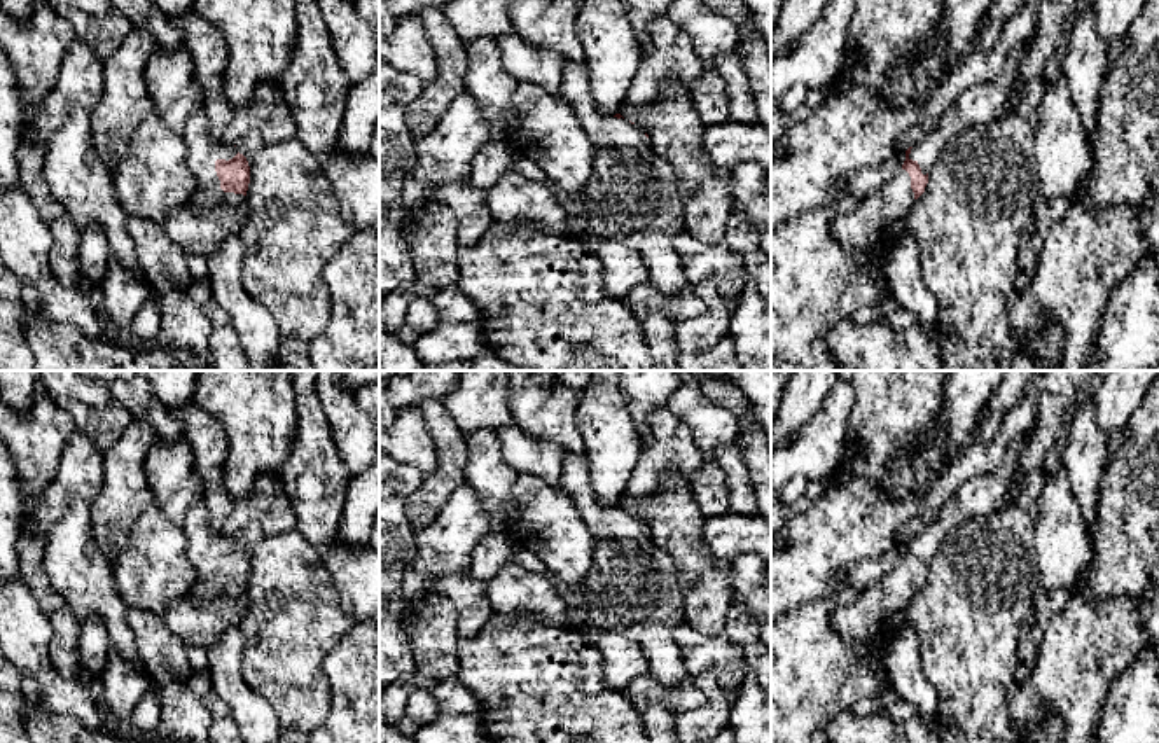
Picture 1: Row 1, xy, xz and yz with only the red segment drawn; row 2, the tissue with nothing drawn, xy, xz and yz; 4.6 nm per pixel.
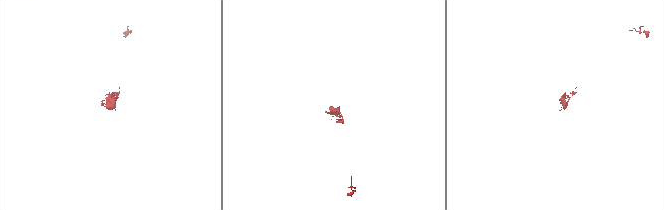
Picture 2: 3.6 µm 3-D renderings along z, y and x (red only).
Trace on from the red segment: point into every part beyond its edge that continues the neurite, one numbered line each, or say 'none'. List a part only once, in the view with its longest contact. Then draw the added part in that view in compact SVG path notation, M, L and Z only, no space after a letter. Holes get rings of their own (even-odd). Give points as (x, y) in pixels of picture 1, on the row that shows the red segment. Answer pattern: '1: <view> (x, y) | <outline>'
1: xy (201, 151) | M196 110L189 115L182 138L187 145L187 170L196 177L196 191L191 203L203 210L208 205L241 205L246 196L224 192L220 189L220 180L215 171L217 159L232 159L238 150L234 145L217 143L212 140L206 117L203 110Z

